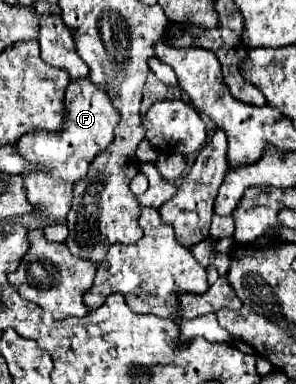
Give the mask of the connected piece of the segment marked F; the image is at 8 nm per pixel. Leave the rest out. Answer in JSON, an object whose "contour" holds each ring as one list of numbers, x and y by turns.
{"contour":[[89,78,71,82,65,92,65,120,61,132,35,130,25,134,17,142,19,154,33,166,31,172,23,172,27,200,33,204,33,214,43,226,59,224,67,218,71,208,73,186,85,178,93,158,113,142,113,130,117,126,117,110,109,102,105,90,91,86]]}

